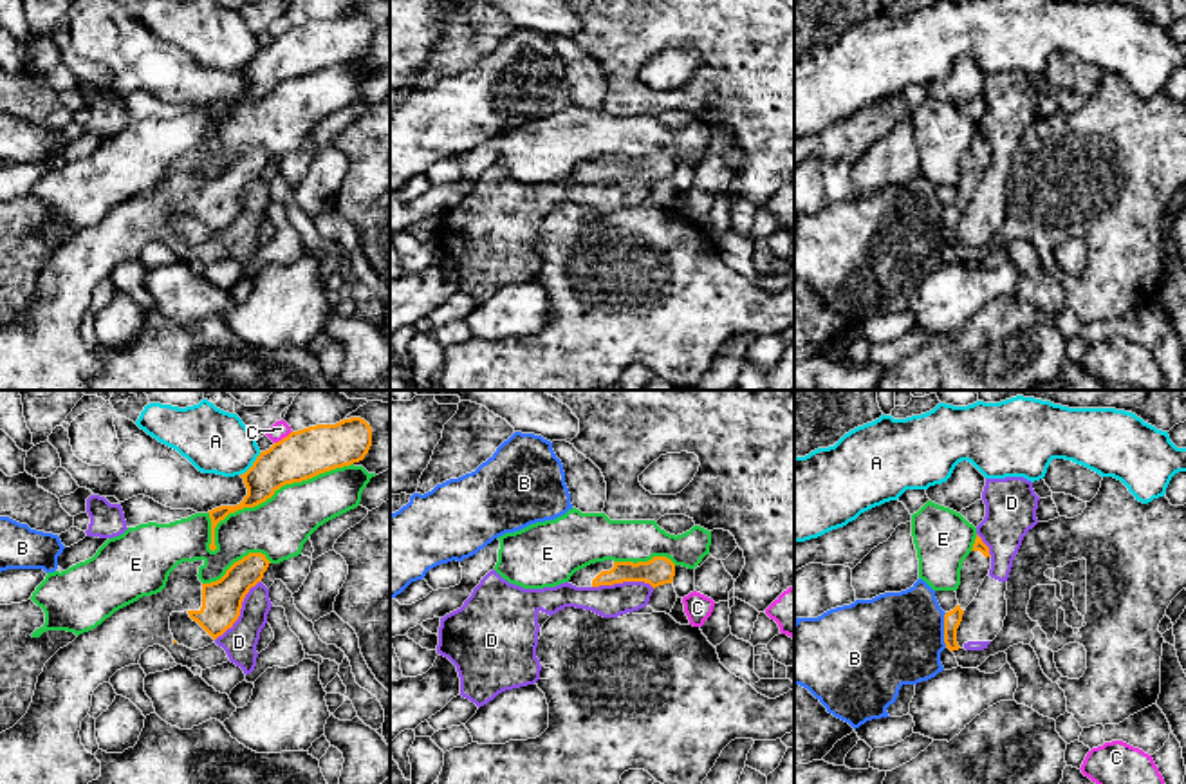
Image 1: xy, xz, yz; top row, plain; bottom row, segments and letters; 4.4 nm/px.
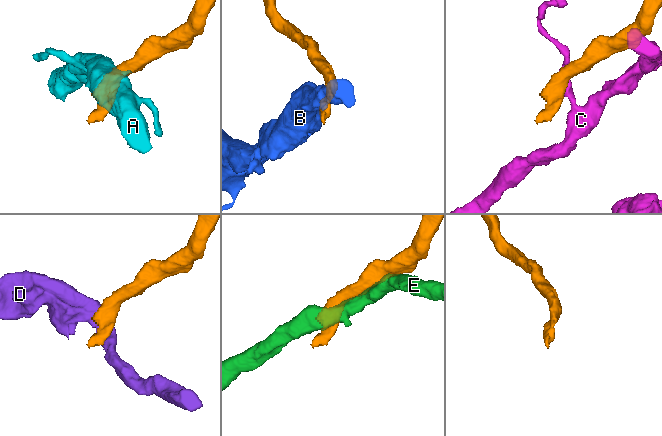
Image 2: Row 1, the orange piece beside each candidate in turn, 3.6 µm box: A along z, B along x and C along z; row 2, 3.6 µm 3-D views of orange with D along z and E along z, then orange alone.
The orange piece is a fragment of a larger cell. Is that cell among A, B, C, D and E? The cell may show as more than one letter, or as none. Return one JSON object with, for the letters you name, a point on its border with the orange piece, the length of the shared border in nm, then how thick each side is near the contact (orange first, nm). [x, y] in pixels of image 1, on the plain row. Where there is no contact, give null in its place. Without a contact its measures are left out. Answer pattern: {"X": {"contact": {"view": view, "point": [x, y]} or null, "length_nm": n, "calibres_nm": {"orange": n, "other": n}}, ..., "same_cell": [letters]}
{"same_cell": []}

